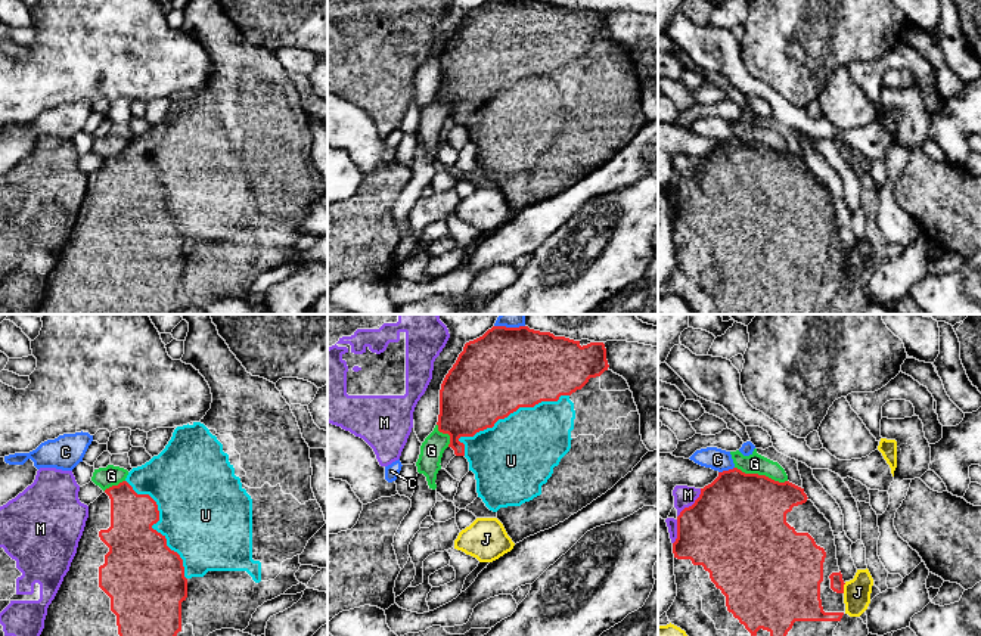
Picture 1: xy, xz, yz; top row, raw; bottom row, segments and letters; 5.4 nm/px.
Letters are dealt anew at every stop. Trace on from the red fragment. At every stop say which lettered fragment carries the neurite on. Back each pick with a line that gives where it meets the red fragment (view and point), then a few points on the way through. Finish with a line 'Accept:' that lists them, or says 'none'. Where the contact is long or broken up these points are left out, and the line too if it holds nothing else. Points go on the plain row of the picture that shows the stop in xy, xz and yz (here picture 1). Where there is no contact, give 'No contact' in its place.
U: Touches red at xz (505, 86)
Accept: U

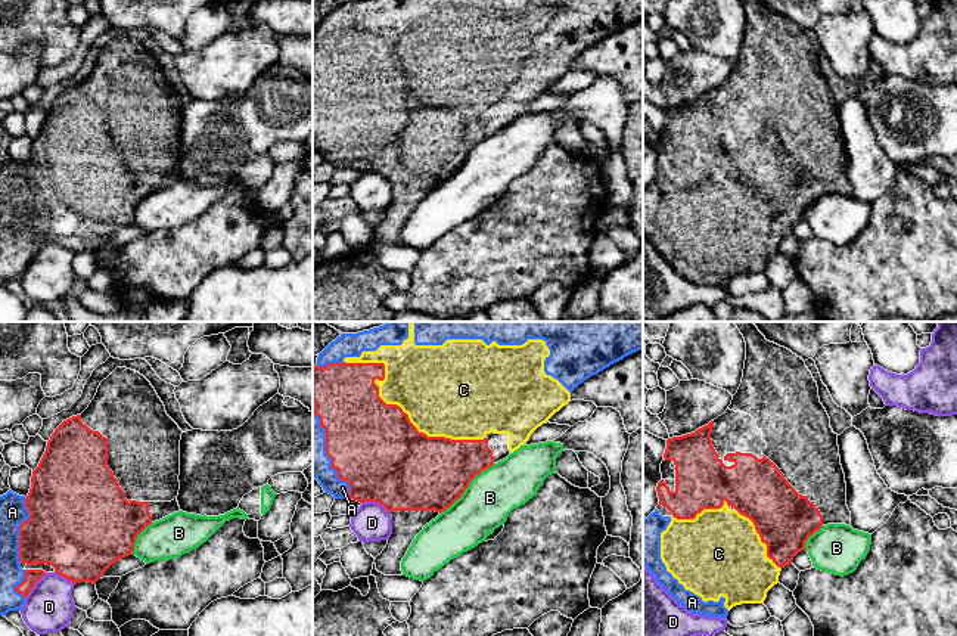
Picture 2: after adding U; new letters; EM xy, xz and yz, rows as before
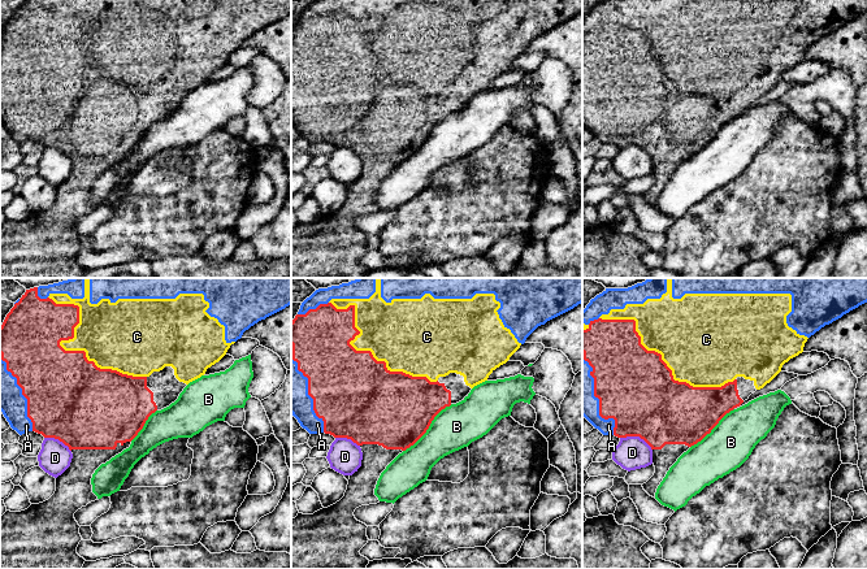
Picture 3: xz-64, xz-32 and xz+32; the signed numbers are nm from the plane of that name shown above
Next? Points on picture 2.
A: Touches red at xy (19, 199)
C: Touches red at xz (395, 74)
Accept: A, C

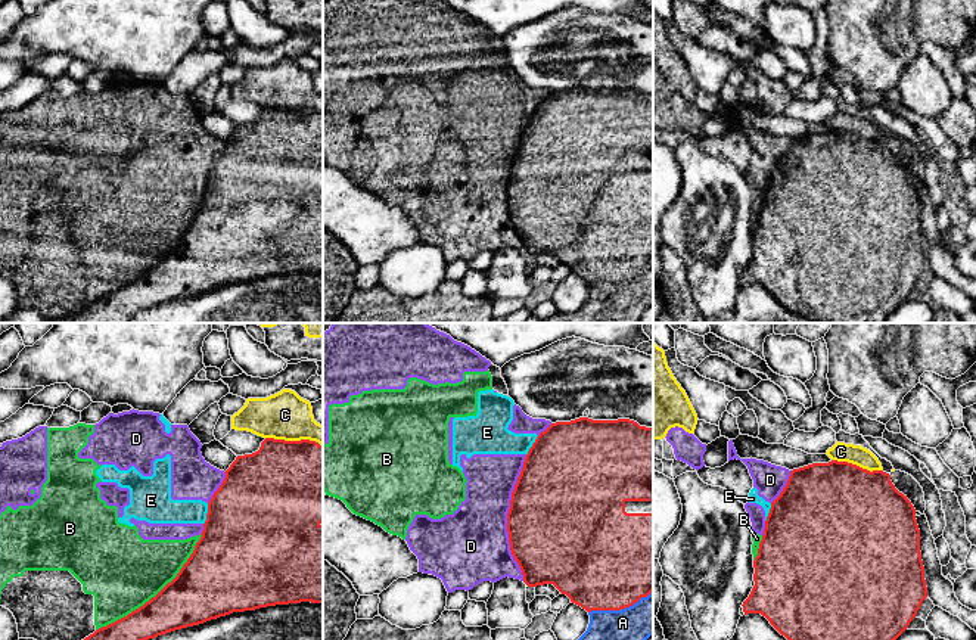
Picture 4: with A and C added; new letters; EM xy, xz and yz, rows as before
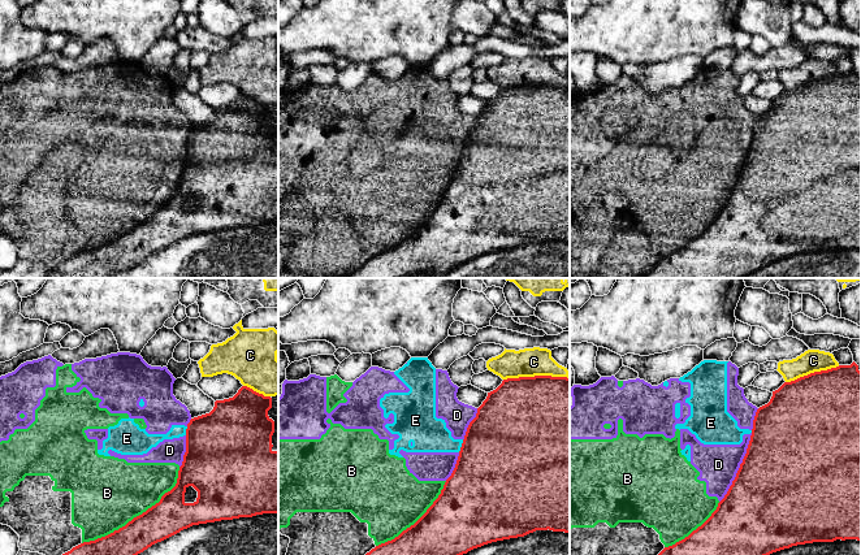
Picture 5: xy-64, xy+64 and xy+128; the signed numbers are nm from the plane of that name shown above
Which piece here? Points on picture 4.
A: Touches red at xz (619, 279)
Accept: A

